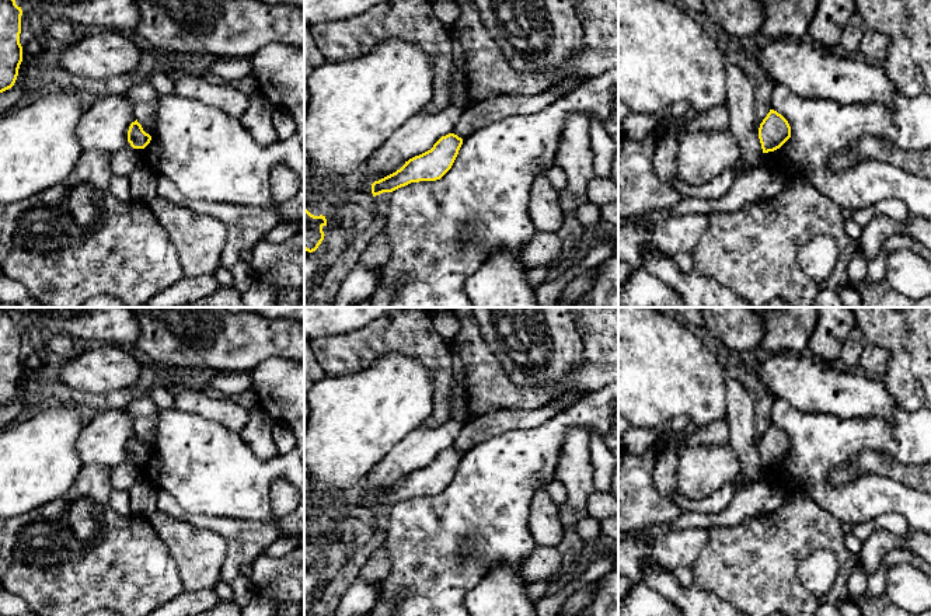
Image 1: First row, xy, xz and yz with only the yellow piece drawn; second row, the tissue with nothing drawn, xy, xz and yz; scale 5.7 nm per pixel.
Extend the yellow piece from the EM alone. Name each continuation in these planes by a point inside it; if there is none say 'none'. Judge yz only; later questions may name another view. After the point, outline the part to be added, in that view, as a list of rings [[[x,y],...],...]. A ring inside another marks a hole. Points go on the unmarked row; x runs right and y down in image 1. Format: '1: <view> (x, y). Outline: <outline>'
none

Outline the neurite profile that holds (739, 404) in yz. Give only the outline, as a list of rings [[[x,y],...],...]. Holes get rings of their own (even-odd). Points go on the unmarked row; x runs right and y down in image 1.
[[[733,376],[725,380],[725,422],[729,429],[729,446],[739,460],[740,471],[757,480],[763,469],[759,453],[760,434],[756,425],[754,397]]]

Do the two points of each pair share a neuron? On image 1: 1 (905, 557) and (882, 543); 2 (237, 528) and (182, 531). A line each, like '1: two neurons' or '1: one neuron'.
1: two neurons
2: two neurons

